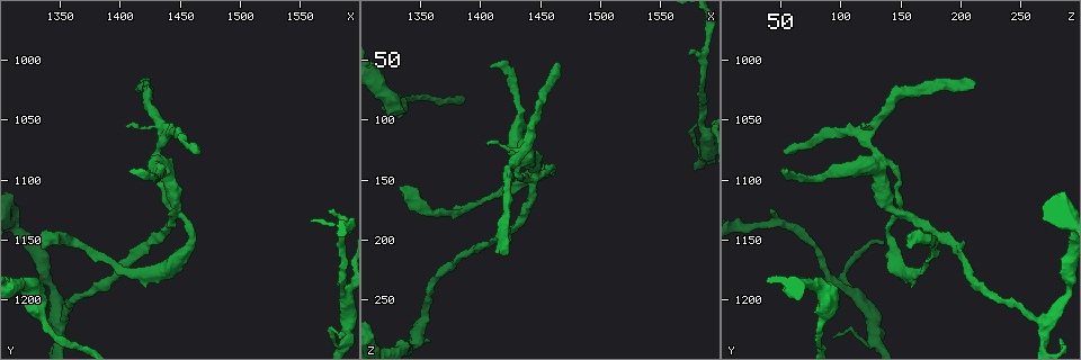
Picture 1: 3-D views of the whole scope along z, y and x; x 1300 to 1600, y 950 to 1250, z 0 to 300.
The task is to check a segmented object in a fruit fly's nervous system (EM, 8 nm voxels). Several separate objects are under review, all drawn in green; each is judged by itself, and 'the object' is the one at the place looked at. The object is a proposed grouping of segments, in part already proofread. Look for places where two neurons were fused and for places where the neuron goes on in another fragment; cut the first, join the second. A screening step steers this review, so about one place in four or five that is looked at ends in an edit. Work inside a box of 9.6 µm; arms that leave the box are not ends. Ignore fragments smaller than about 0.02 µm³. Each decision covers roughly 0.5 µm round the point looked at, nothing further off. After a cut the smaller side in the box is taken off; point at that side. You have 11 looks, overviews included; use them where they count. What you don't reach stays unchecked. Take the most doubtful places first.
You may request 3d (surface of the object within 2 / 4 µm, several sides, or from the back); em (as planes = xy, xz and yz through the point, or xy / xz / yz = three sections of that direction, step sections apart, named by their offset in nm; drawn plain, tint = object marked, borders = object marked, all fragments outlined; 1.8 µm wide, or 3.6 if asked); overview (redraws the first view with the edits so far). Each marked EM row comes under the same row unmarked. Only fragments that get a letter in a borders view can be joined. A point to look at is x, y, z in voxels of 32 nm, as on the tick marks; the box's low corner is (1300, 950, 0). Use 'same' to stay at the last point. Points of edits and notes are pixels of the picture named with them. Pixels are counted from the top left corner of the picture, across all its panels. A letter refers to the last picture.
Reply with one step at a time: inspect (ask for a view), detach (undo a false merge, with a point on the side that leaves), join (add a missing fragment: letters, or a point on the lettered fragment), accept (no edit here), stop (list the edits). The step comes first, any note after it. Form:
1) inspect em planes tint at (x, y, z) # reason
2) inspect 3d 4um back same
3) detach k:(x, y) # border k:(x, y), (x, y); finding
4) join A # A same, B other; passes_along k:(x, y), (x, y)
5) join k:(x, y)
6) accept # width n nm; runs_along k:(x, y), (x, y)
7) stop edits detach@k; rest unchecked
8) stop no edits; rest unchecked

inspect em planes borders at (1446, 1128, 148) # three-way junction

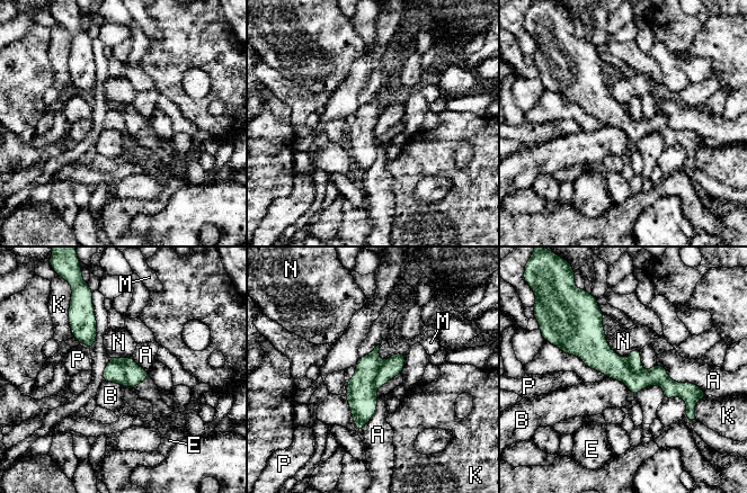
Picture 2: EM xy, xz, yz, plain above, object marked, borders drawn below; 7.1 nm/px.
detach 2:(134, 374) # A other, B other, E other, K other, M other, N other, P other; border 2:(121, 359), (124, 366), (126, 385); two neurons meet here

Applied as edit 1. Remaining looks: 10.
inspect 3d 2um at (1410, 1092, 56) # an open end

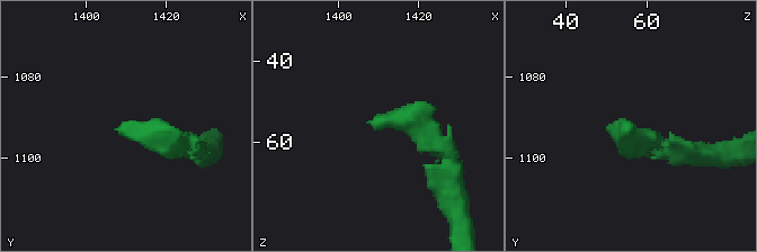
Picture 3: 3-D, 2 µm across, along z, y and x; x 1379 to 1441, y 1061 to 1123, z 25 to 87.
inspect em 3.6um xz step 8 tint at (1409, 1092, 56) # need the tissue

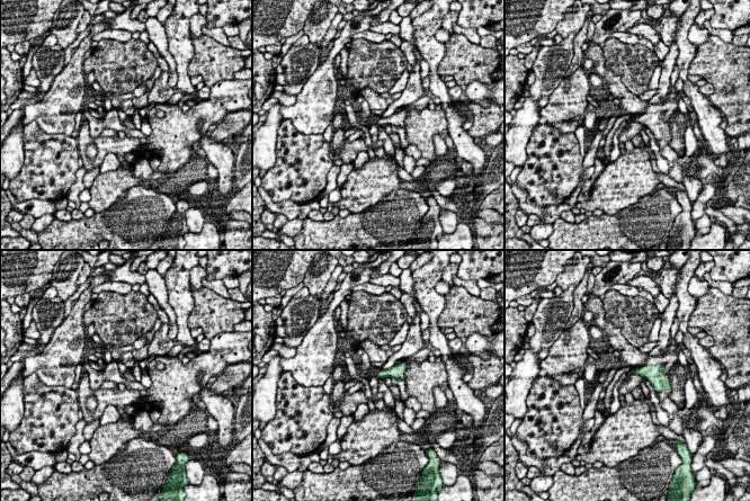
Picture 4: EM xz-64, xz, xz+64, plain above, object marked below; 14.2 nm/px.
inspect em 3.6um xy step 8 borders same

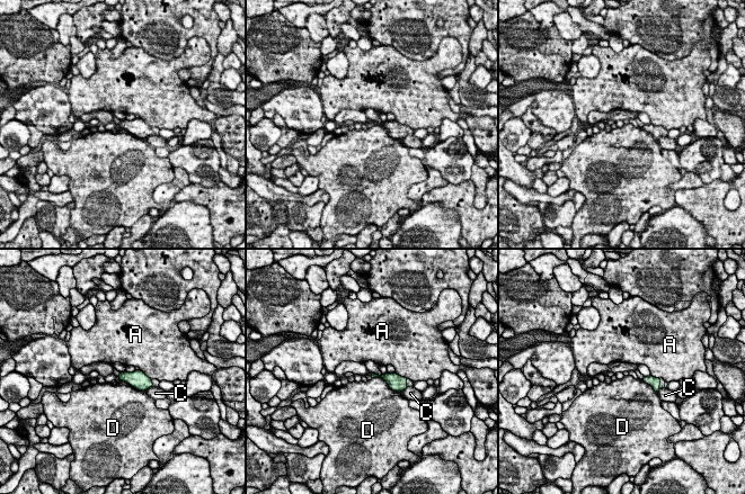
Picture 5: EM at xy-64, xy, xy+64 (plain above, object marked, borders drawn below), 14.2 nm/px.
accept # A other, C other, D other; border 5:(371, 378), (381, 377), (398, 393); no lettered fragment goes on from it

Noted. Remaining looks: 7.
inspect 3d 4um at (1320, 1186, 74) # thick turns thin

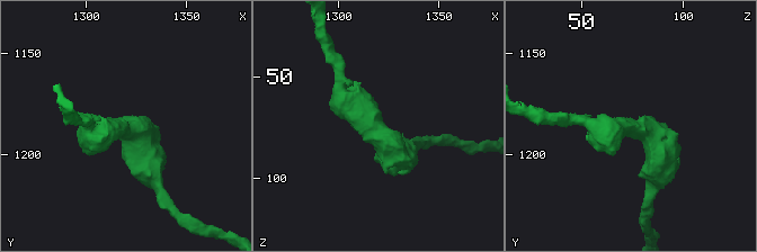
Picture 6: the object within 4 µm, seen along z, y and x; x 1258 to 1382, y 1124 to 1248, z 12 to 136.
inspect em xy step 8 borders at (1318, 1187, 75) # arm_widths 500, 500 nm

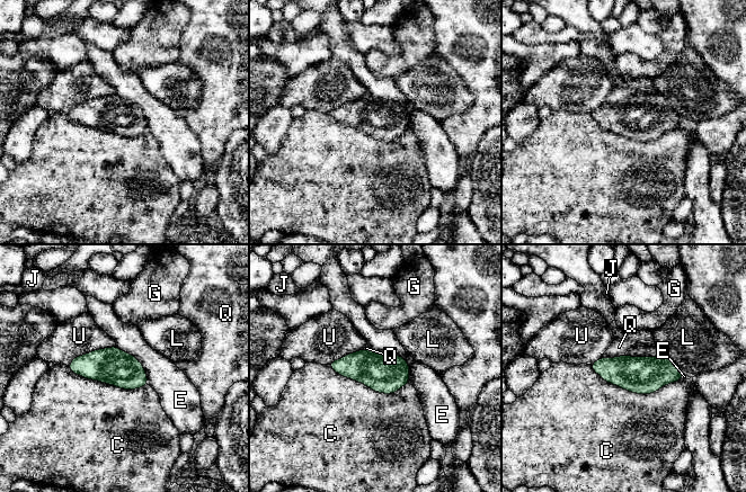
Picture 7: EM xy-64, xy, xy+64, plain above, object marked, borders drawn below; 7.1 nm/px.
accept # C other, E other, G other, J other, L other, Q other, U other; border 7:(589, 365), (636, 393), (681, 379); one neuron here

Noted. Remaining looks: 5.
inspect 3d 4um at (1348, 1218, 270) # sharp bend

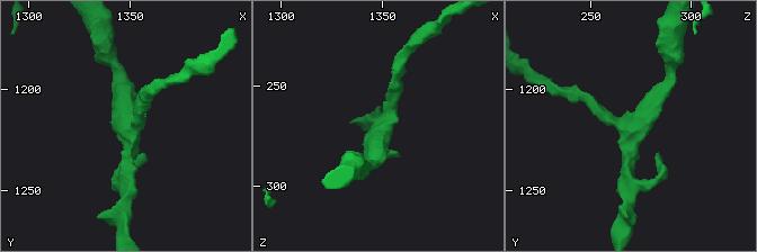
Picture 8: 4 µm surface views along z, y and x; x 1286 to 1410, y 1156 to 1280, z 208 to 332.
inspect em xy step 4 tint at (1351, 1220, 270) # arms 3; arm_widths 200, 200, 220 nm; shape alone is not enough

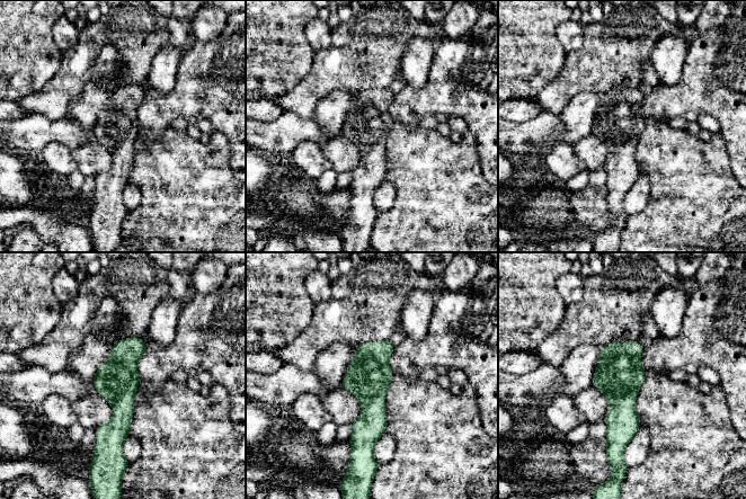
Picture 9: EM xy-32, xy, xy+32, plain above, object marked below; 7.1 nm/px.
inspect em planes borders same # another direction

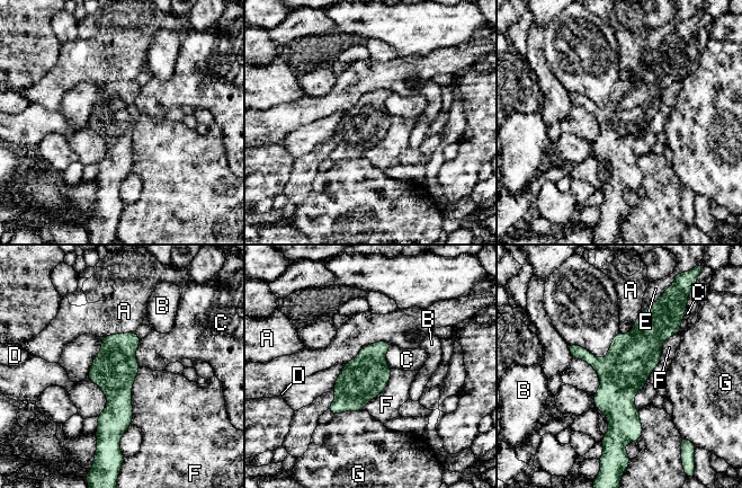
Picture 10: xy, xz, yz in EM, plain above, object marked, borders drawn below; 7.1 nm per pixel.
accept # width 320 nm; longest_contact F 440 nm; A other, B other, C other, D other, E other, F other, G other; continuous, no second neuron

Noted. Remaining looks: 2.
stop edits detach@2; rest unchecked

